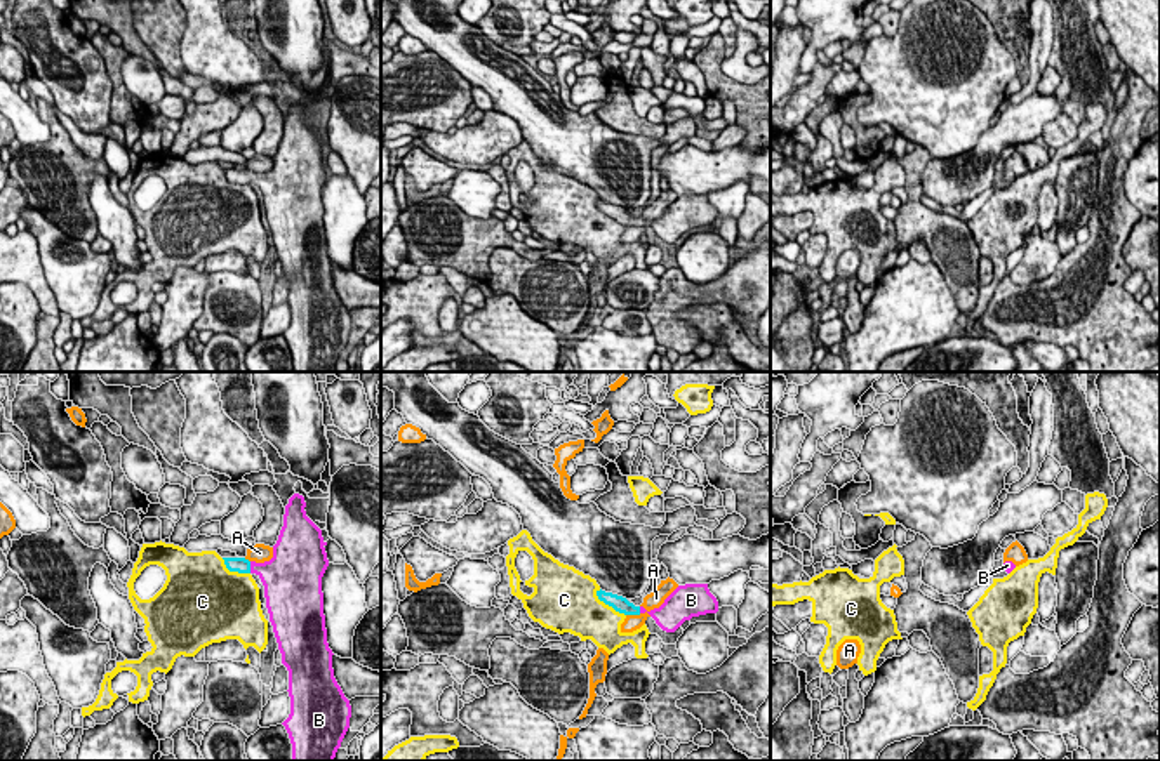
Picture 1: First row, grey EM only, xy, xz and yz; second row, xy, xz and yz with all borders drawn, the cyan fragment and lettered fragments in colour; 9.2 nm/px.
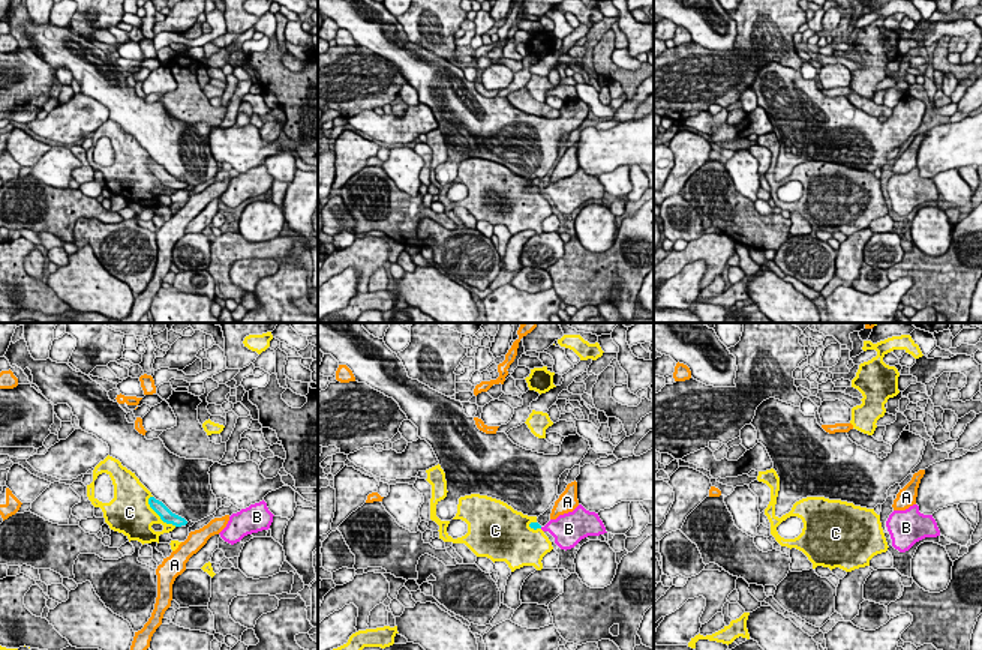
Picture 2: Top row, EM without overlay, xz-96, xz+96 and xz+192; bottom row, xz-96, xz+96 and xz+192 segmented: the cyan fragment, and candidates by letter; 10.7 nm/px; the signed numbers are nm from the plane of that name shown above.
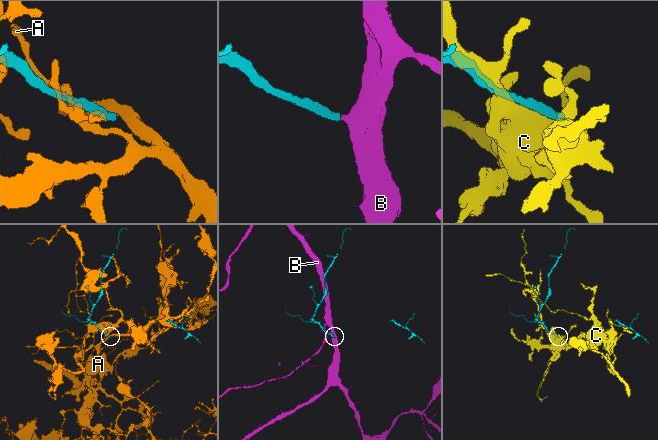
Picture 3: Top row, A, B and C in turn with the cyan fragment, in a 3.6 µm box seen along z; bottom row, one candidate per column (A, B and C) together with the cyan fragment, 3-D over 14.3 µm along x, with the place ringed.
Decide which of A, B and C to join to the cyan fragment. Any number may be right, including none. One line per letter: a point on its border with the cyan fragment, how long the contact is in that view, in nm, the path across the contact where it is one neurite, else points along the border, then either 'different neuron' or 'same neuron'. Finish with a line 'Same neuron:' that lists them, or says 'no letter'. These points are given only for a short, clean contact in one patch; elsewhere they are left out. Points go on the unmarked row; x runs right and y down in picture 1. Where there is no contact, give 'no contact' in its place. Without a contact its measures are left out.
A: meets cyan in xz at (633, 224); contact 140 nm long; different neuron
B: meets cyan in xy at (249, 178); contact 110 nm long; runs through xy (240, 176), (249, 178), (275, 185); same neuron
C: meets cyan in xz at (609, 216); contact 360 nm long; different neuron
Same neuron: B

